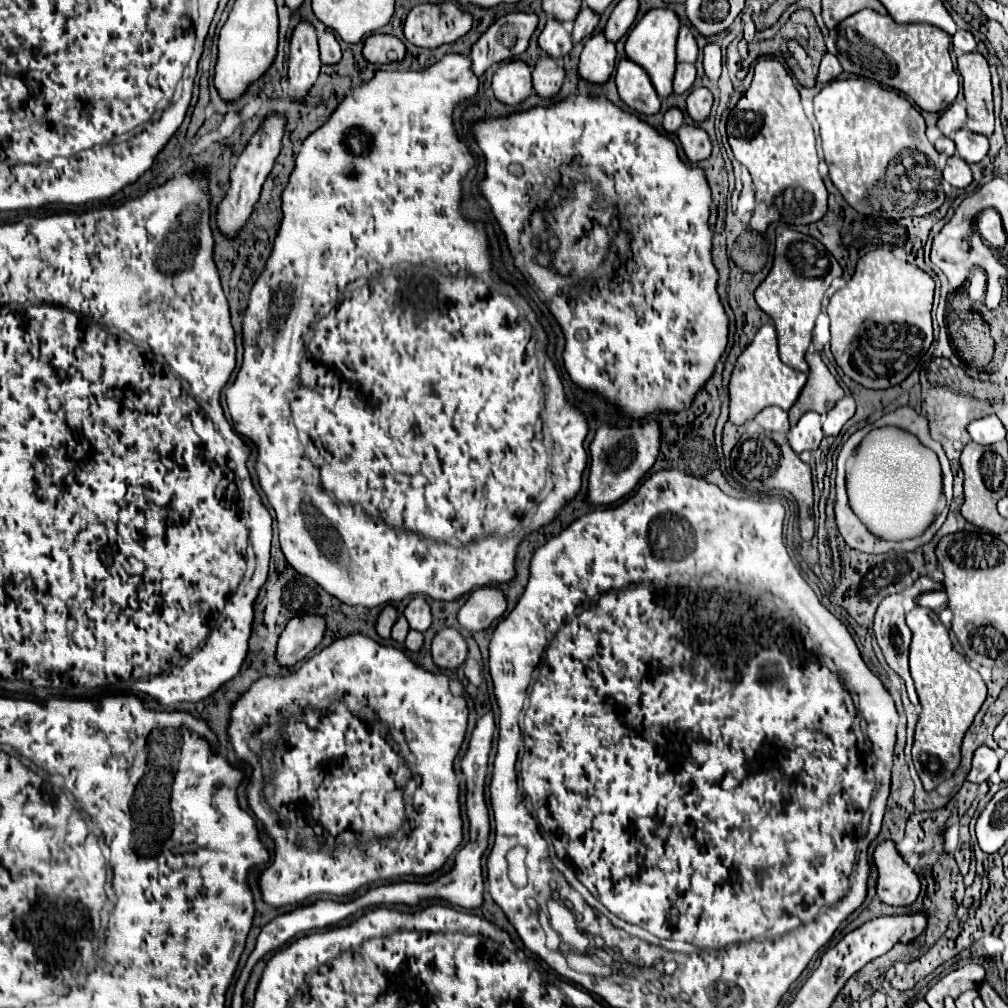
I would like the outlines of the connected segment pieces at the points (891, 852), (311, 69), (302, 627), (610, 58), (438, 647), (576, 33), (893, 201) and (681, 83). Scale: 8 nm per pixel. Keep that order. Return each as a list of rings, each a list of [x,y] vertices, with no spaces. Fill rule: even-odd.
[[[884,840],[874,850],[874,866],[878,870],[878,898],[888,906],[910,906],[920,894],[918,874],[904,862],[896,844]]]
[[[300,22],[290,40],[288,60],[288,98],[304,100],[320,74],[316,30],[310,22]]]
[[[296,616],[292,618],[284,632],[280,634],[276,646],[276,662],[282,668],[290,668],[296,662],[304,660],[314,648],[322,642],[324,636],[324,620],[320,616]]]
[[[594,34],[580,56],[578,76],[590,84],[606,84],[612,76],[616,62],[616,48],[604,38],[604,34]]]
[[[444,628],[434,636],[430,652],[438,668],[454,672],[466,660],[466,642],[458,630]]]
[[[582,6],[582,8],[580,8],[580,14],[578,14],[578,18],[574,20],[572,42],[574,42],[574,44],[578,44],[582,38],[590,36],[590,34],[594,32],[596,24],[598,24],[598,16],[596,16],[594,12],[590,12],[590,8]]]
[[[860,78],[832,80],[814,96],[814,116],[820,126],[820,140],[824,160],[830,170],[830,180],[840,190],[848,204],[854,204],[862,214],[874,214],[884,218],[908,218],[926,216],[942,206],[942,168],[934,146],[928,142],[922,114],[898,92],[870,84]]]
[[[678,64],[676,74],[674,74],[674,94],[684,94],[690,90],[696,78],[696,68],[694,64]]]

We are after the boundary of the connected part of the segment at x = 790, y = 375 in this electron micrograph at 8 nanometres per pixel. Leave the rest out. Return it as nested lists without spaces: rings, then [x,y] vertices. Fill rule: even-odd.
[[[764,324],[756,332],[754,340],[738,356],[736,366],[732,370],[730,384],[728,384],[730,422],[740,426],[740,424],[752,420],[766,406],[780,406],[782,410],[790,410],[790,406],[796,402],[804,384],[806,384],[806,374],[788,368],[778,356],[778,342],[776,342],[774,324]]]

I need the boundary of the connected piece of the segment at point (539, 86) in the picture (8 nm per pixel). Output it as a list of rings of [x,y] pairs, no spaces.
[[[542,56],[540,62],[532,70],[532,84],[534,92],[540,98],[554,98],[564,82],[564,68],[556,64],[556,60]]]

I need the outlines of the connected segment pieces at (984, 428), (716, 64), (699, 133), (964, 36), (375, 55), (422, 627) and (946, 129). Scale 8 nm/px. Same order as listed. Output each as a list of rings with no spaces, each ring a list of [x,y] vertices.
[[[994,414],[970,422],[970,424],[968,424],[968,432],[970,432],[970,438],[972,438],[974,442],[984,444],[984,446],[996,444],[996,442],[1004,440],[1004,436],[1006,436],[1006,430],[1004,430],[1002,422],[1000,422]]]
[[[708,42],[704,48],[704,74],[716,82],[720,78],[720,68],[722,68],[722,54],[720,46],[716,42]]]
[[[682,126],[678,132],[678,140],[682,144],[682,150],[688,158],[688,162],[698,164],[702,160],[708,160],[712,154],[712,144],[708,134],[698,126]]]
[[[958,30],[954,36],[952,36],[952,44],[954,44],[954,52],[956,56],[964,54],[964,52],[974,52],[976,50],[976,40],[970,32],[966,30]]]
[[[372,34],[366,38],[362,54],[372,64],[390,64],[390,62],[400,62],[404,58],[406,46],[396,36]]]
[[[422,596],[412,598],[412,602],[404,610],[404,616],[406,616],[410,628],[418,630],[418,632],[426,632],[430,628],[430,624],[432,624],[430,606],[428,606],[426,598],[422,598]]]
[[[954,102],[938,120],[938,128],[944,136],[952,136],[956,130],[966,126],[966,108],[958,102]]]

